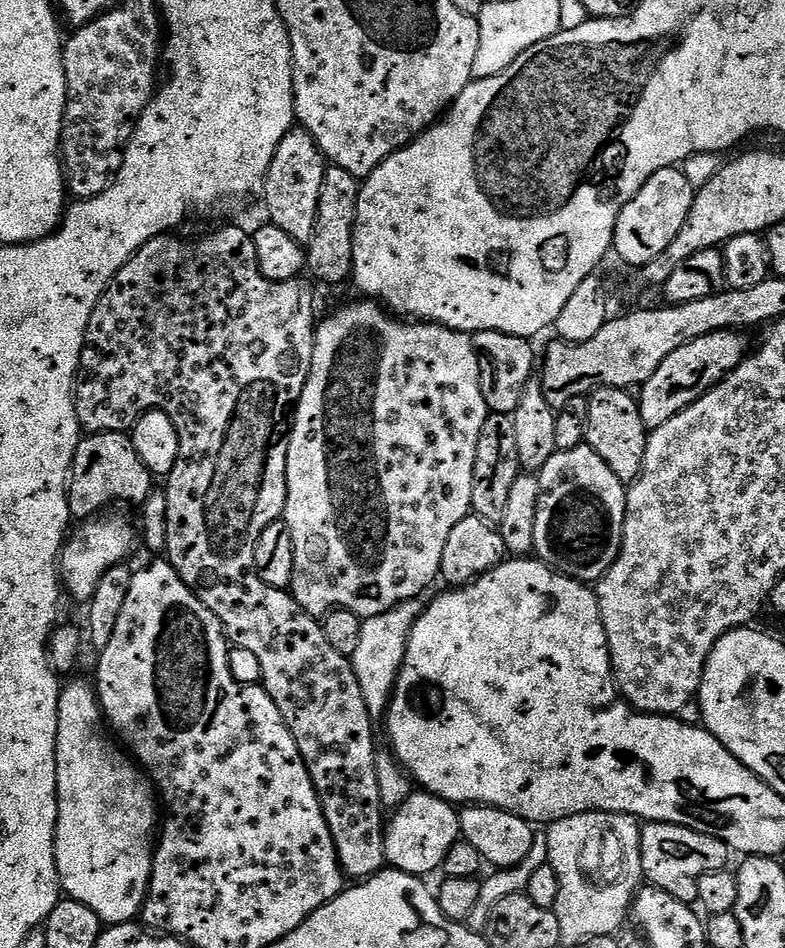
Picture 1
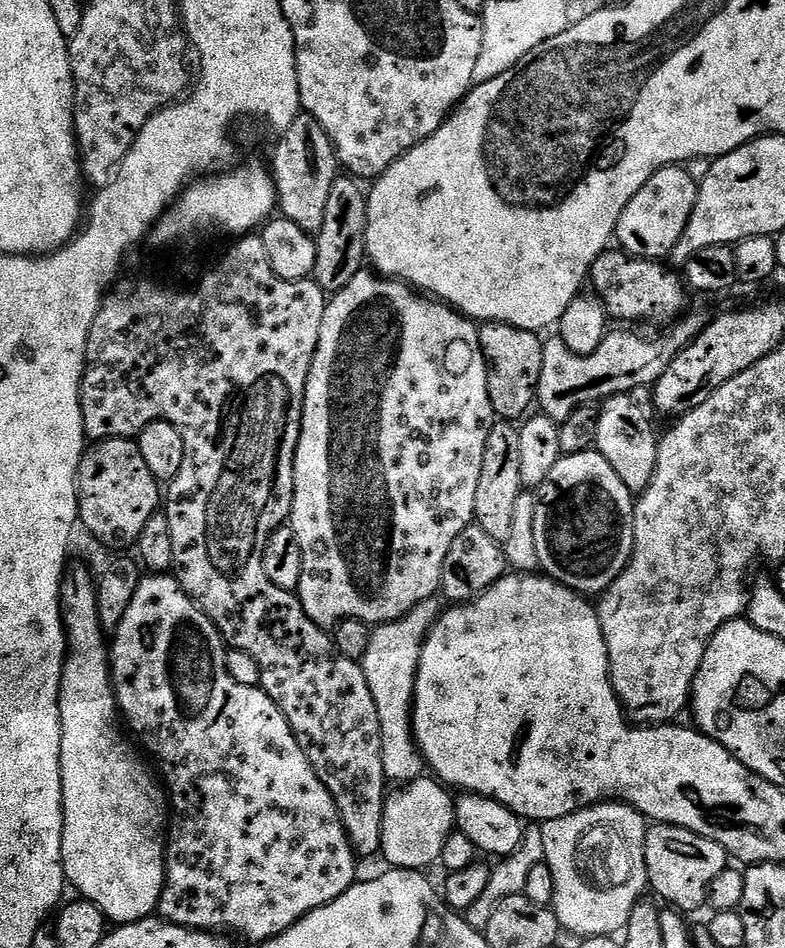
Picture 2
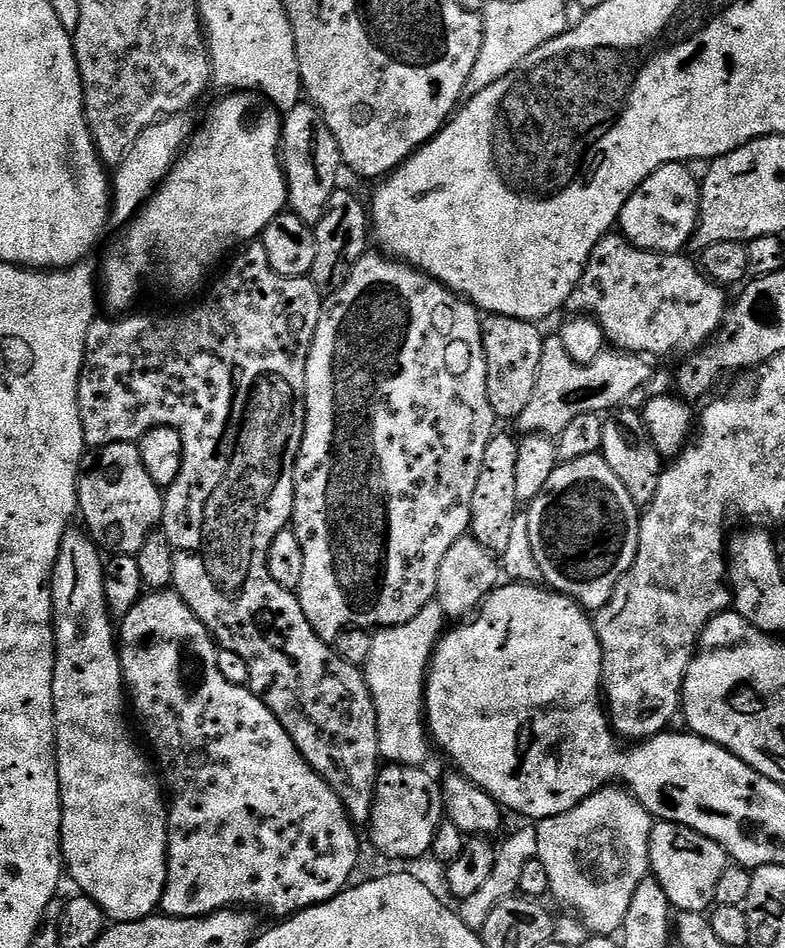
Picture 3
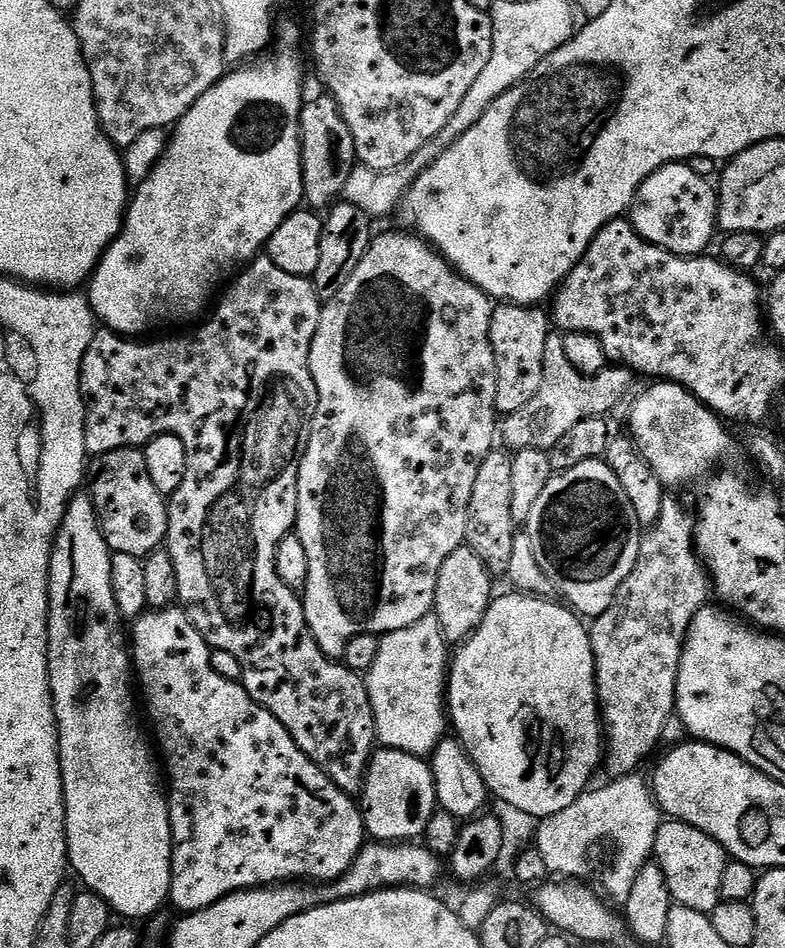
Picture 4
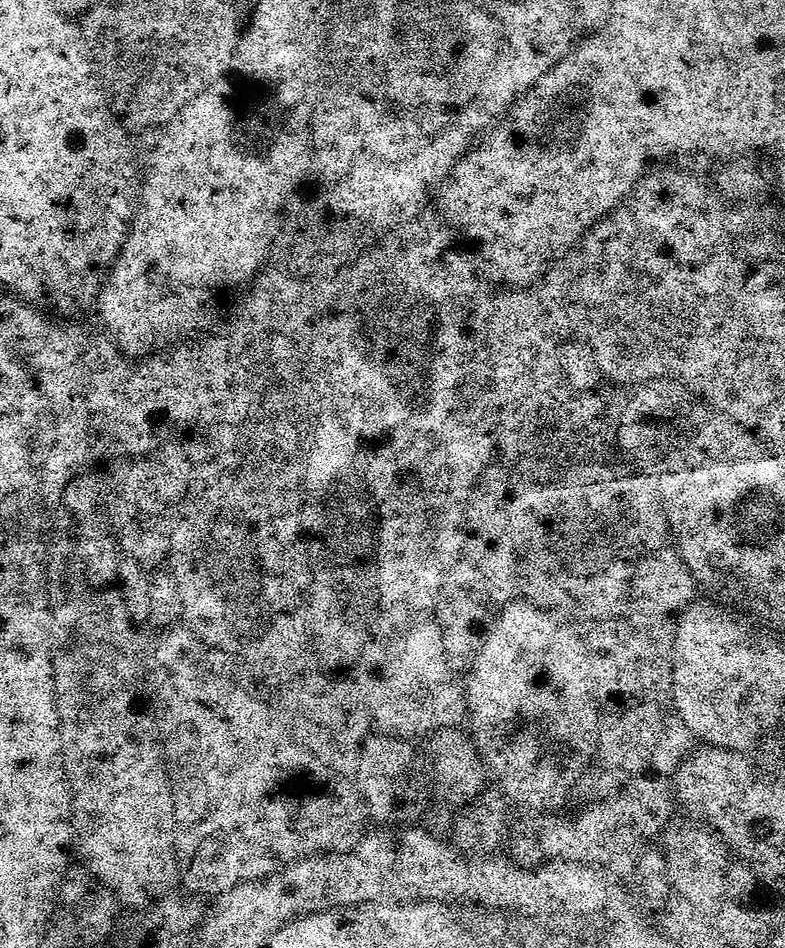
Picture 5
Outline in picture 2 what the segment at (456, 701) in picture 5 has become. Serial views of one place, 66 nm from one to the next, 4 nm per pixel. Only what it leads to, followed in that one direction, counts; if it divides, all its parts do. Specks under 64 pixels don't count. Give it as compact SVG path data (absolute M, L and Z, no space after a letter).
M436 596L418 602L414 610L402 614L402 618L389 624L377 624L371 629L372 637L364 651L362 667L370 694L374 694L374 706L378 710L378 726L382 738L382 770L385 781L403 786L411 780L423 777L426 765L412 738L412 695L416 685L416 671L420 665L420 648L424 637L440 617L442 604Z

